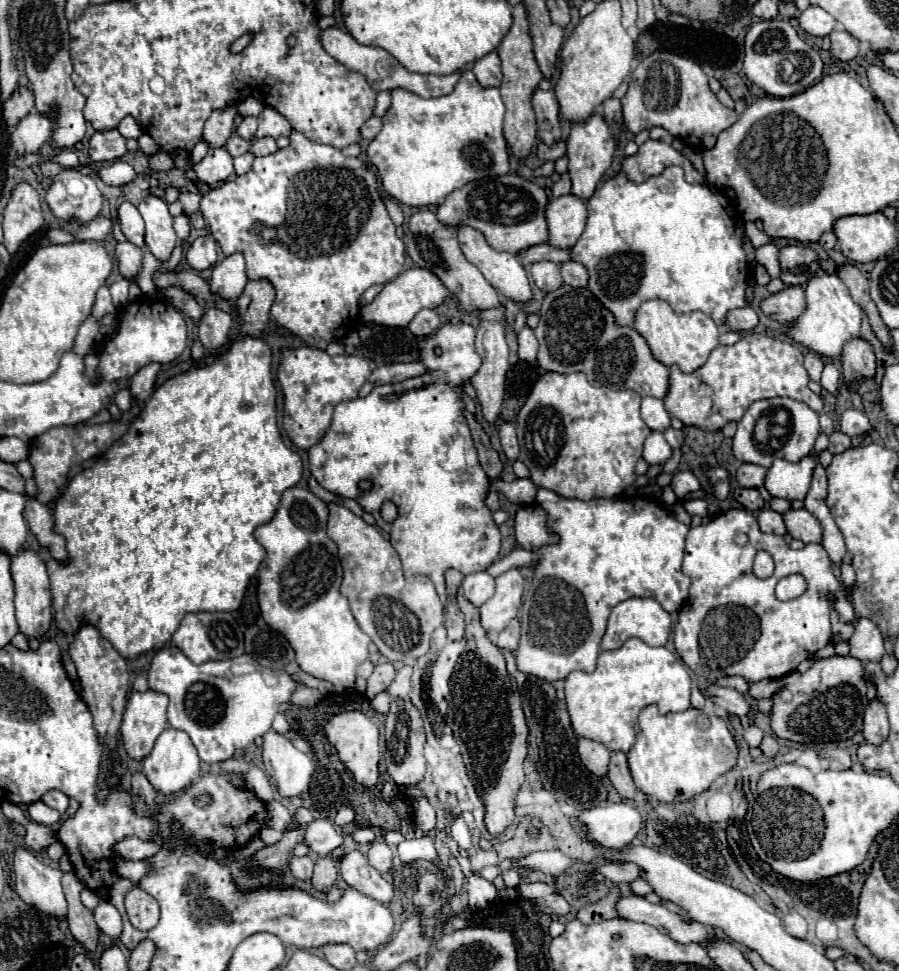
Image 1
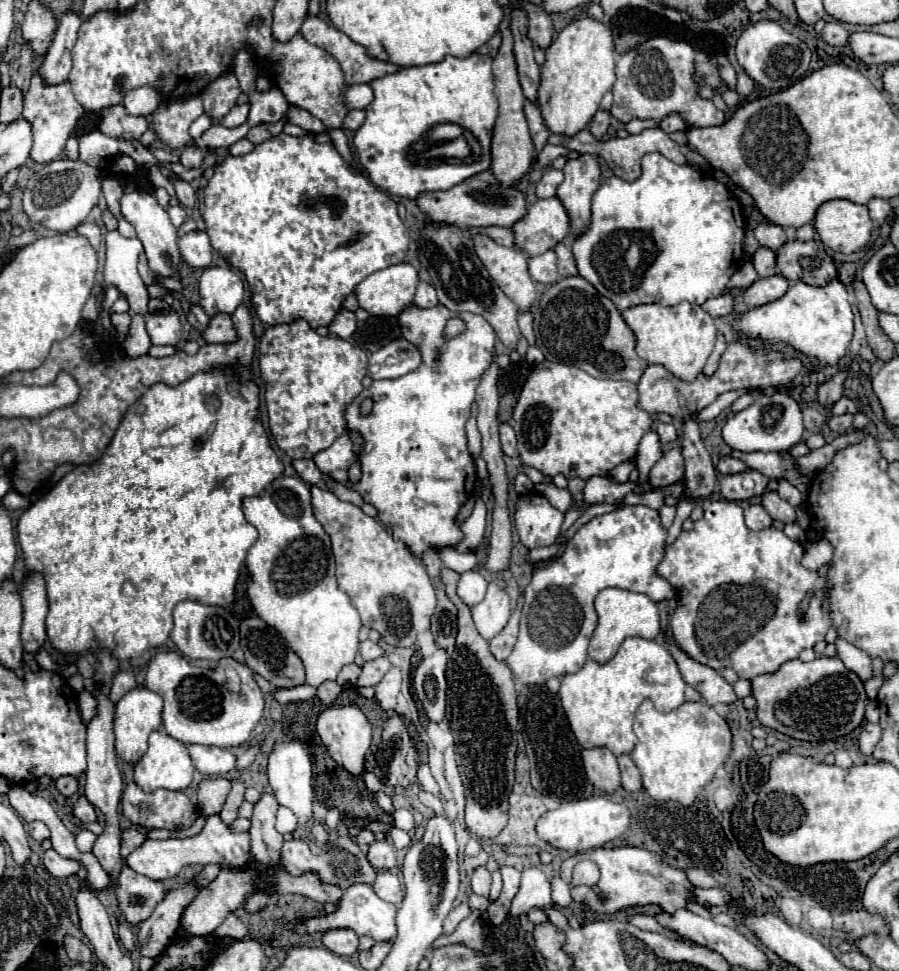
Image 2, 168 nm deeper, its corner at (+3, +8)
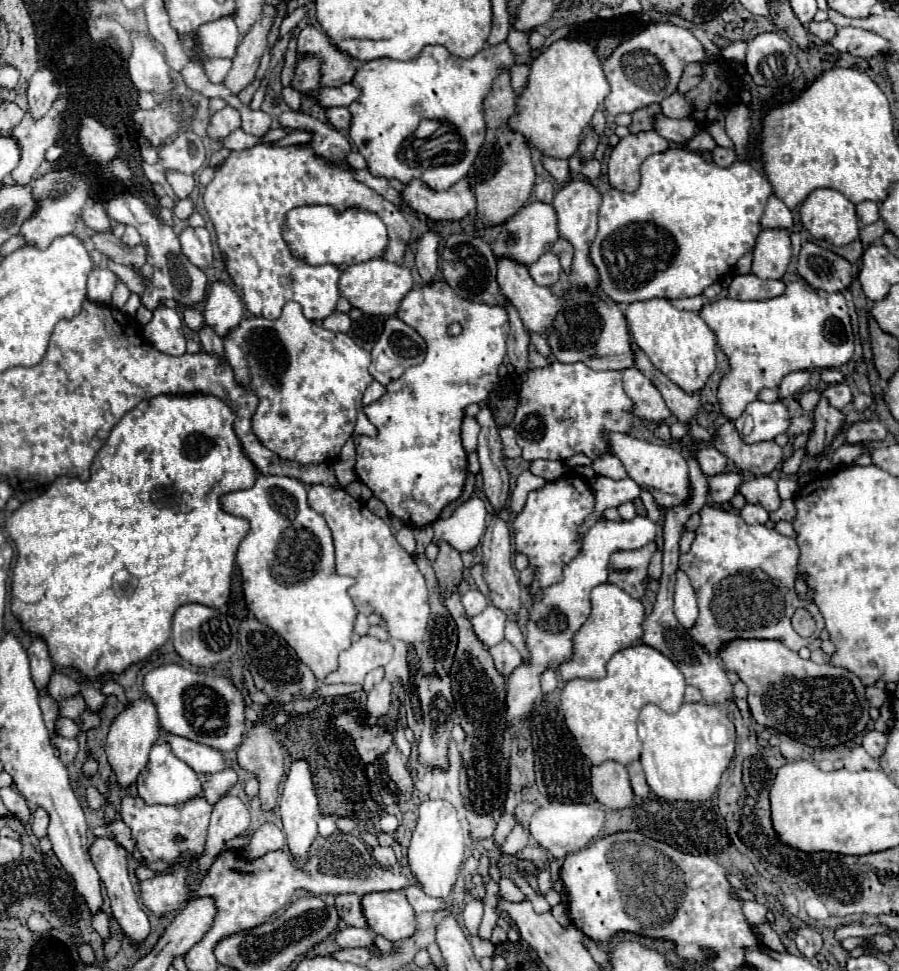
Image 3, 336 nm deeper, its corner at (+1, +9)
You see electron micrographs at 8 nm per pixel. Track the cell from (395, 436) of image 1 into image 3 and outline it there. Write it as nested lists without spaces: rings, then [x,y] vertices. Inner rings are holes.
[[[445,280],[413,288],[403,298],[397,316],[423,336],[427,344],[427,356],[421,364],[407,368],[399,380],[387,384],[387,394],[381,400],[363,408],[379,434],[375,438],[353,438],[357,450],[355,472],[359,480],[373,490],[373,496],[387,506],[389,514],[401,518],[407,526],[425,526],[435,522],[441,510],[461,496],[467,476],[467,454],[461,446],[463,412],[469,404],[483,402],[499,380],[497,368],[505,358],[509,316],[507,310],[499,304],[471,302],[461,298]],[[453,322],[459,322],[463,326],[463,332],[459,336],[447,334],[447,328]]]

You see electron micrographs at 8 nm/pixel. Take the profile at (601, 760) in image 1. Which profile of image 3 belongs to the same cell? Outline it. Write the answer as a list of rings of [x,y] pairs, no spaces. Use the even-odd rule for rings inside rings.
[[[605,762],[591,768],[591,790],[599,804],[609,810],[623,810],[633,802],[627,768],[617,762]]]

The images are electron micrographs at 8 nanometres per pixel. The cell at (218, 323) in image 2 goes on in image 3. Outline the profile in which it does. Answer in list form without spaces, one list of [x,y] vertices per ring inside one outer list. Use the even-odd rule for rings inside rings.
[[[287,302],[279,320],[245,318],[223,344],[225,360],[233,368],[237,384],[253,390],[259,398],[259,406],[251,420],[257,440],[283,460],[299,464],[335,462],[345,442],[353,436],[363,392],[373,382],[373,376],[369,374],[371,354],[359,348],[347,334],[325,330],[317,322],[307,320],[297,302]]]

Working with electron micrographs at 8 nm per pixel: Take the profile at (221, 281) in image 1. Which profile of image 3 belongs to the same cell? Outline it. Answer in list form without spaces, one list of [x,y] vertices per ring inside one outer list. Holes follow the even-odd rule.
[[[215,282],[209,288],[209,296],[205,302],[205,322],[213,328],[219,338],[225,338],[231,330],[235,330],[243,318],[243,304],[239,294],[223,282]]]

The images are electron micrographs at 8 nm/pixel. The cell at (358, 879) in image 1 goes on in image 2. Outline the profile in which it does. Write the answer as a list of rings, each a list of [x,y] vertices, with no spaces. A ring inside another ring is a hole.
[[[379,871],[377,879],[371,887],[383,901],[389,901],[389,903],[395,903],[395,905],[399,905],[403,901],[401,883],[399,883],[397,875],[391,873],[391,871]]]

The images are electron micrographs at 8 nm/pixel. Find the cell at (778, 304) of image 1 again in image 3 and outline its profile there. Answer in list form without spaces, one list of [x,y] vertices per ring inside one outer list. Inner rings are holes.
[[[755,274],[735,276],[727,286],[729,296],[737,300],[769,300],[785,292],[781,280],[761,280]]]

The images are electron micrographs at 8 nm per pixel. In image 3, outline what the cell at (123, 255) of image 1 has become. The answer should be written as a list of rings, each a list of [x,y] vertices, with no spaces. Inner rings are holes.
[[[95,268],[89,274],[89,282],[87,282],[87,296],[93,302],[101,302],[101,304],[109,304],[111,302],[111,292],[115,288],[117,276],[107,270],[107,268]]]

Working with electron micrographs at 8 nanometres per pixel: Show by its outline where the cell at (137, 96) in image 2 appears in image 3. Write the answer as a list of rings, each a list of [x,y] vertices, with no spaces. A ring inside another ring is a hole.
[[[133,36],[133,54],[127,68],[137,90],[167,94],[173,88],[169,66],[149,36]]]

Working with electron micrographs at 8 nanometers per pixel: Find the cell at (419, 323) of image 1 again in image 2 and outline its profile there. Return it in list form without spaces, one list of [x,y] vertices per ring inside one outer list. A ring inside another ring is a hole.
[[[421,281],[417,285],[417,293],[415,293],[415,307],[429,309],[429,307],[435,307],[435,305],[439,305],[437,295],[435,295],[435,289],[429,283]]]

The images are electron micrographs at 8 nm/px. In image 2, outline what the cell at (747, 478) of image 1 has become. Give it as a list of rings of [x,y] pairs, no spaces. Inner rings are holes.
[[[727,455],[727,457],[721,457],[721,459],[719,459],[717,469],[719,469],[721,475],[733,475],[733,473],[747,471],[747,463],[741,461],[741,459],[735,459],[735,457],[731,457],[731,455]]]

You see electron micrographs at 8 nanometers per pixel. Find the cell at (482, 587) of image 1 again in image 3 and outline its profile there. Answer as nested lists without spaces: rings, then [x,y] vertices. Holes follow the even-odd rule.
[[[477,588],[467,590],[467,592],[461,596],[461,602],[463,602],[463,608],[465,608],[465,612],[467,612],[467,618],[473,618],[473,616],[481,614],[481,612],[487,608],[487,598],[485,598]]]

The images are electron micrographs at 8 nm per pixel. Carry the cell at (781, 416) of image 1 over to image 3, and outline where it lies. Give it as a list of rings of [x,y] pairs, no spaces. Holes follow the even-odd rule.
[[[751,402],[735,420],[735,428],[747,444],[773,440],[785,434],[789,426],[789,410],[783,402]]]

